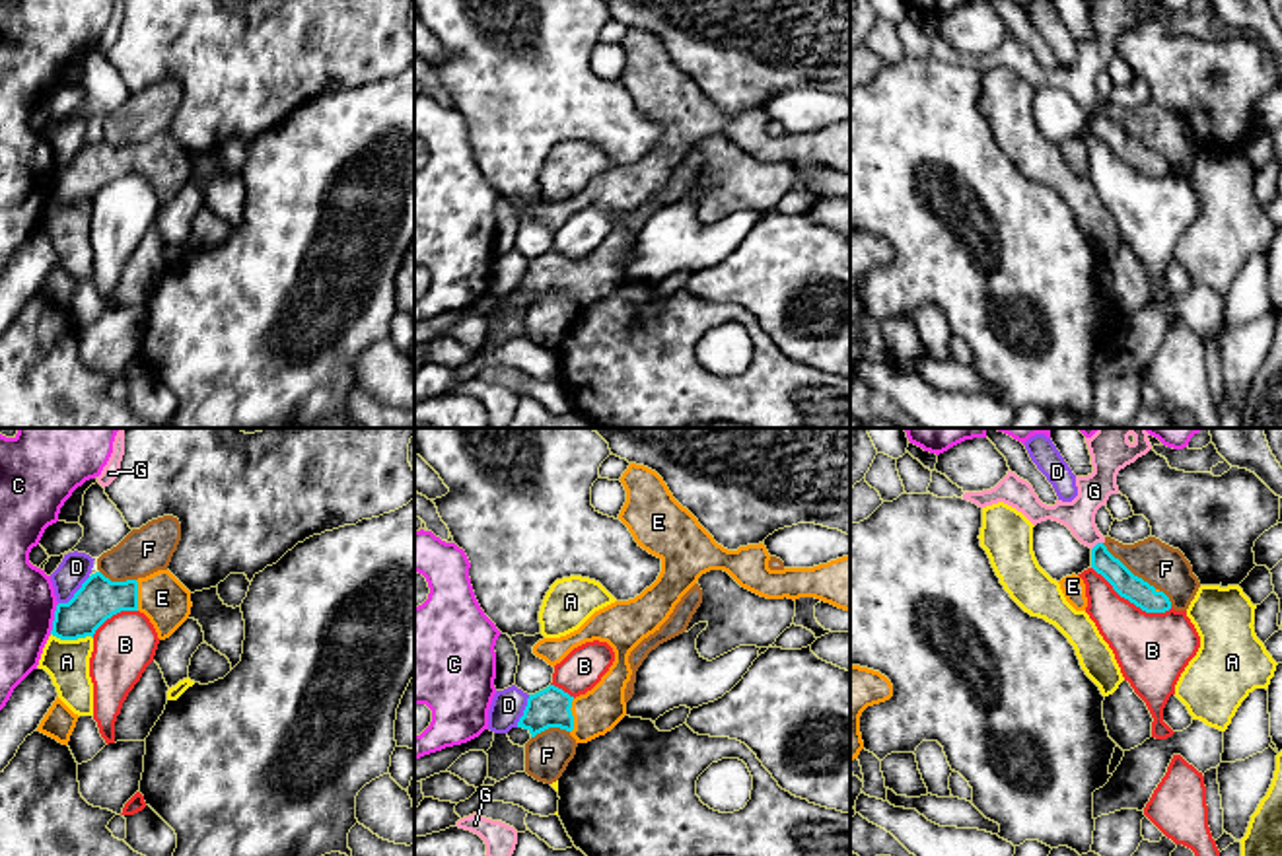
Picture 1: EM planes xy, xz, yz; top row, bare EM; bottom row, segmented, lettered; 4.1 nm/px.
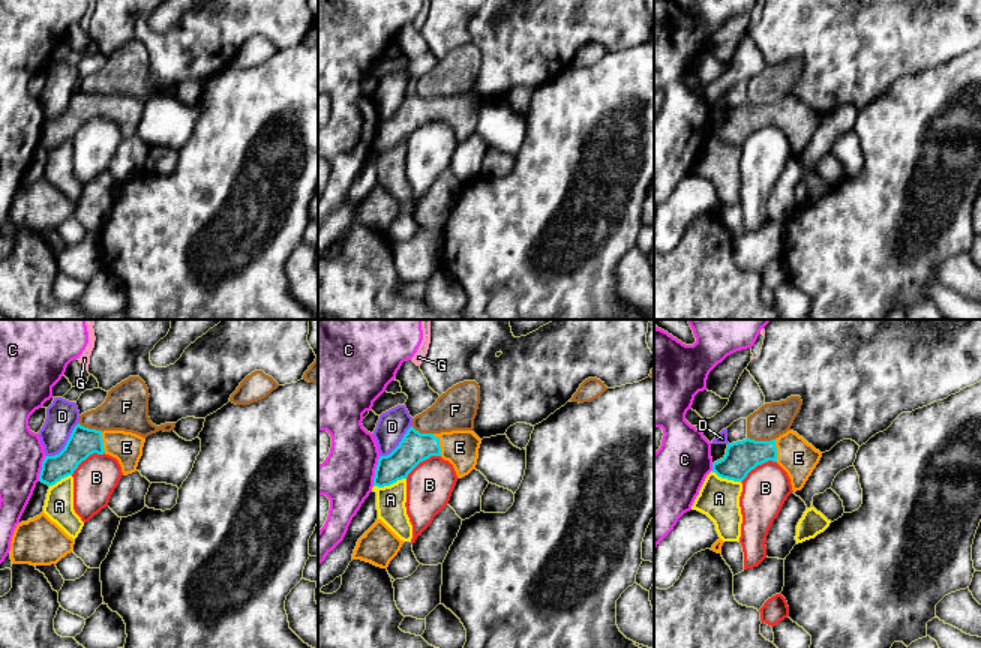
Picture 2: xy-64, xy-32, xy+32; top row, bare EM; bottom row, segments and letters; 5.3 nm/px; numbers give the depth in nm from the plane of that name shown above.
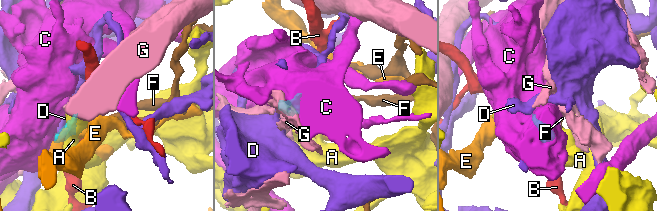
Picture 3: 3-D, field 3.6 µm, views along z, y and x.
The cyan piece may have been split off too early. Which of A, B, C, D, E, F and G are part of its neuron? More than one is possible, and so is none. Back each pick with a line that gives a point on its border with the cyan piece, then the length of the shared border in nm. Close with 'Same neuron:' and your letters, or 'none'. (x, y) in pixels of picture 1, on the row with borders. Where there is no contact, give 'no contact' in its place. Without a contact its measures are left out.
E: meets cyan in xz at (572, 716); contact 140 nm long
Same neuron: E

